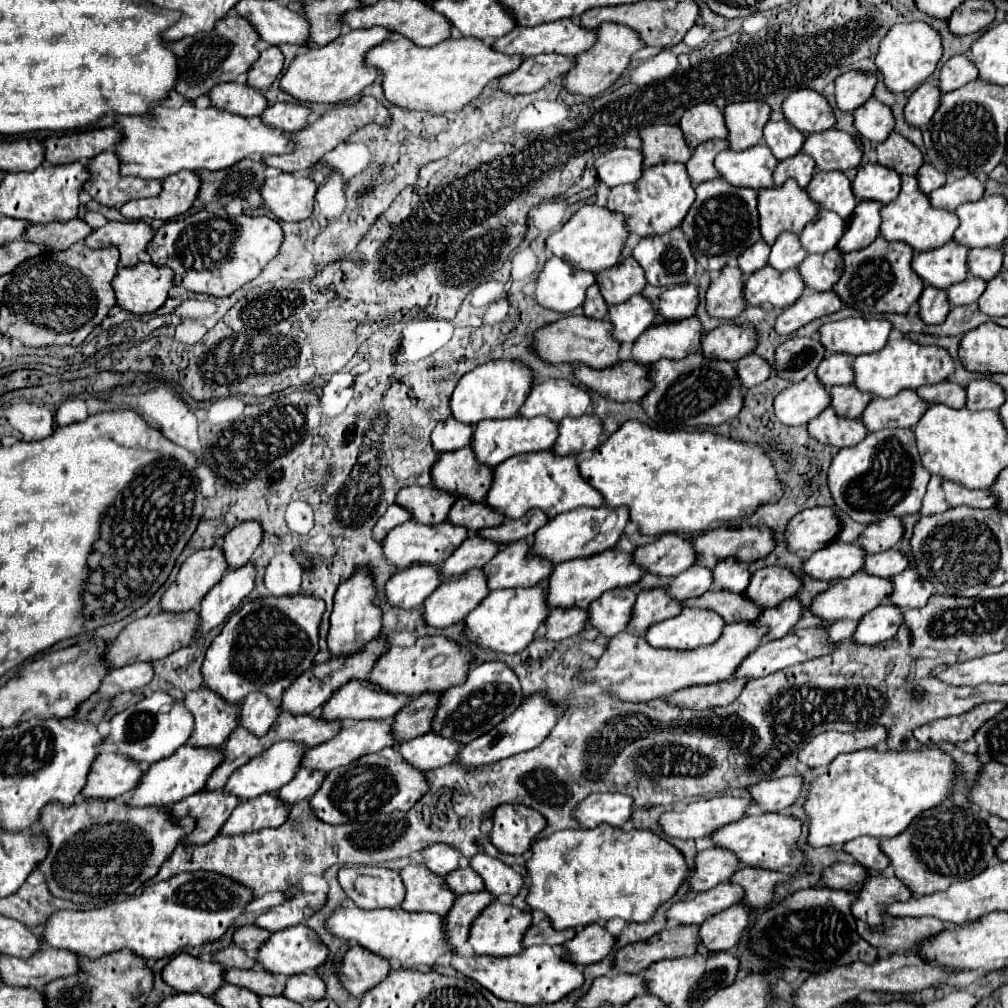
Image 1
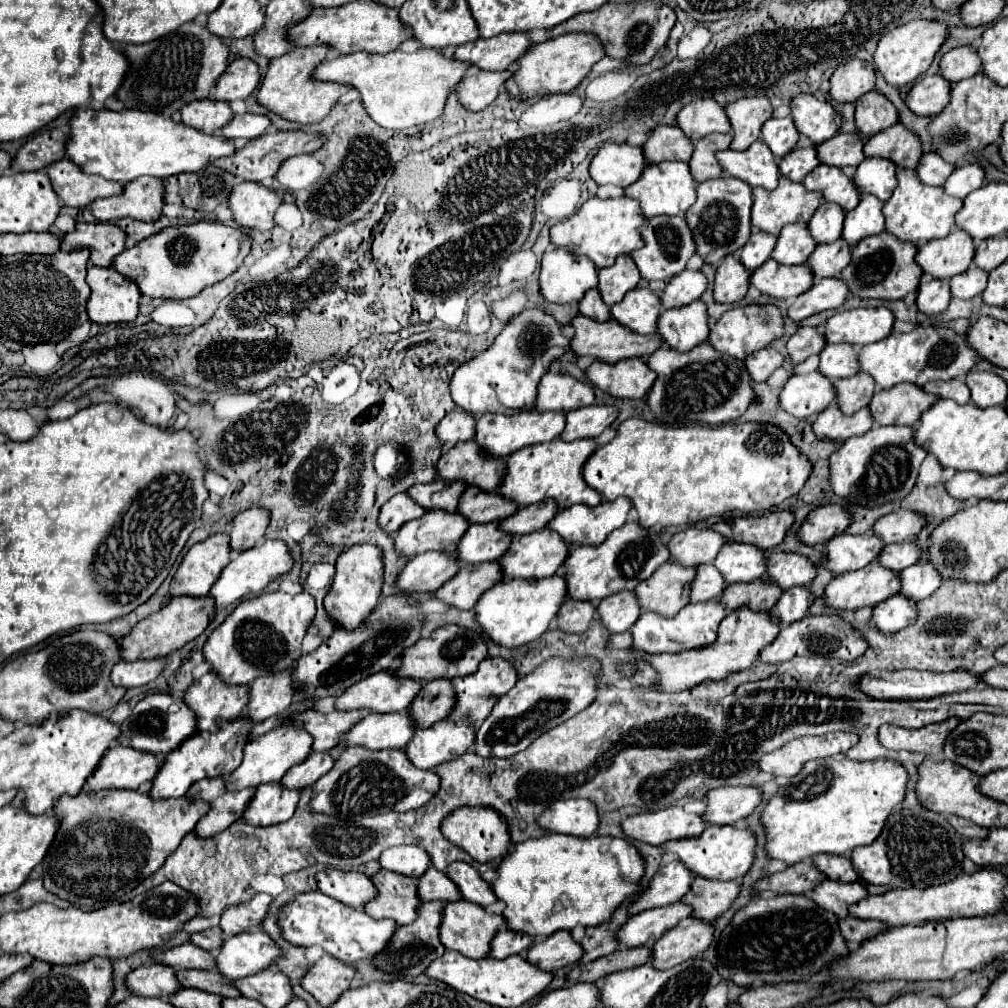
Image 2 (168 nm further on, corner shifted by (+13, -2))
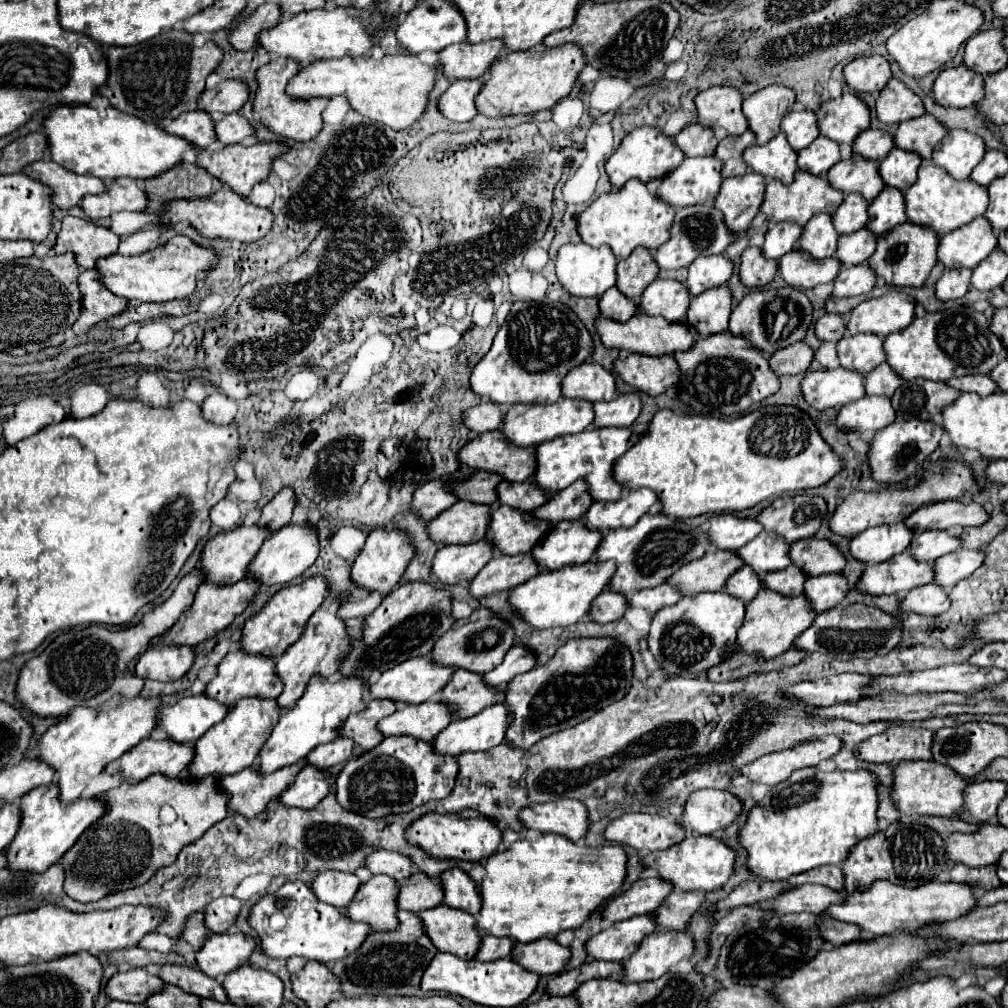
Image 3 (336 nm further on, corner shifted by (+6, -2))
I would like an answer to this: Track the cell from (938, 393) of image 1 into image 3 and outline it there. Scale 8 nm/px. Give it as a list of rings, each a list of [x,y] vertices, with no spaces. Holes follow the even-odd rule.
[[[966,375],[960,379],[948,379],[946,385],[958,389],[960,393],[964,393],[964,391],[978,393],[980,397],[988,397],[996,391],[996,385],[992,383],[992,379],[988,379],[988,375]]]

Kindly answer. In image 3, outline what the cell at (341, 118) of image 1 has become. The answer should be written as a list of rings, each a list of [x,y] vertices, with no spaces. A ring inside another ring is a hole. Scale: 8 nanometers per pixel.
[[[262,141],[262,143],[254,143],[252,147],[246,147],[246,145],[228,145],[226,149],[216,151],[216,153],[208,153],[206,149],[200,151],[196,163],[200,163],[200,167],[210,171],[214,177],[218,177],[224,183],[228,183],[240,195],[250,195],[250,191],[252,191],[252,187],[256,183],[266,181],[266,177],[272,171],[274,159],[284,155],[284,151],[288,151],[288,147],[284,143],[278,143],[278,141],[270,141],[270,143]]]

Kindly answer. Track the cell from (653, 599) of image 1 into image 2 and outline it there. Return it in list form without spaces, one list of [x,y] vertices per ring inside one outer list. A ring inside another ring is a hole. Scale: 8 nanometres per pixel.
[[[679,563],[661,565],[641,587],[635,589],[639,603],[647,611],[673,617],[689,603],[689,583],[693,583],[697,567],[681,567]]]

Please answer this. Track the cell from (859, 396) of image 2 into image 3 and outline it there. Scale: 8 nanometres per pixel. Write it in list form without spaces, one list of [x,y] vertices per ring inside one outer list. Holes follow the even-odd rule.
[[[880,363],[874,371],[870,371],[864,377],[866,395],[886,395],[886,397],[892,397],[896,387],[900,387],[900,383],[902,383],[902,379],[886,363]]]

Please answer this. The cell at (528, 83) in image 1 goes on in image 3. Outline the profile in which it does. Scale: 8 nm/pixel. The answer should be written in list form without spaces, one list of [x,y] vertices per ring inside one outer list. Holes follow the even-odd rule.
[[[458,79],[440,97],[440,111],[452,121],[470,121],[478,115],[476,95],[482,91],[484,79]]]

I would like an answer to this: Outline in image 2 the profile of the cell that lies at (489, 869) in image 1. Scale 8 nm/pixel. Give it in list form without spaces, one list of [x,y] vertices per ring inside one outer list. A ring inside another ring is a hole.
[[[455,861],[447,867],[447,875],[457,885],[457,889],[465,901],[477,903],[481,907],[497,901],[489,883],[485,883],[471,865],[467,865],[463,861]]]

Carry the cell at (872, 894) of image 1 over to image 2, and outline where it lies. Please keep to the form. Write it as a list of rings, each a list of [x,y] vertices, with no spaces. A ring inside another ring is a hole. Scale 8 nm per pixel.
[[[825,879],[813,891],[807,891],[805,897],[813,899],[813,903],[817,903],[817,907],[835,913],[837,917],[847,917],[849,915],[847,907],[861,901],[861,899],[865,899],[867,889],[859,881],[855,881],[855,883],[837,883],[837,881]]]

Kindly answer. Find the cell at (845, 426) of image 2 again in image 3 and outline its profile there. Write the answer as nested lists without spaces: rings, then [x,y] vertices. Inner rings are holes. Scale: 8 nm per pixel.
[[[860,397],[844,405],[836,415],[836,427],[844,431],[878,431],[894,421],[894,411],[888,397]]]

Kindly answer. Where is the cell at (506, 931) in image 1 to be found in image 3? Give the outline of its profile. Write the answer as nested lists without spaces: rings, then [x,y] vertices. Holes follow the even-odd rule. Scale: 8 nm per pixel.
[[[446,903],[420,911],[420,919],[432,943],[436,943],[438,951],[448,951],[460,955],[462,959],[474,959],[480,949],[480,933],[476,929],[476,919],[472,915],[464,915]]]

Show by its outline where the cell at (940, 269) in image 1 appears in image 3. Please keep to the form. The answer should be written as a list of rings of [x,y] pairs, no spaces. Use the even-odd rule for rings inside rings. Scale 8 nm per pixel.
[[[976,217],[972,223],[956,229],[938,243],[938,261],[946,269],[974,269],[996,249],[996,235],[988,227],[988,219]]]

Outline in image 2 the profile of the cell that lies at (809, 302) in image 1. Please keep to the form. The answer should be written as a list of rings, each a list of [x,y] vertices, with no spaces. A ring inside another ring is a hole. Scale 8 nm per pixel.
[[[839,277],[819,279],[809,291],[801,293],[793,301],[787,315],[793,321],[803,321],[805,317],[821,313],[825,309],[837,309],[843,305],[847,293],[849,293],[849,287],[845,287],[845,283],[839,283]]]

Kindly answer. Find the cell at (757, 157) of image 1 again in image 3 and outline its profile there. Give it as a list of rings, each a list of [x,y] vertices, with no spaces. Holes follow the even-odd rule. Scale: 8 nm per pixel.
[[[778,133],[766,145],[752,145],[742,153],[750,171],[764,175],[766,179],[780,179],[784,185],[792,183],[796,173],[796,153],[788,147],[784,133]]]

